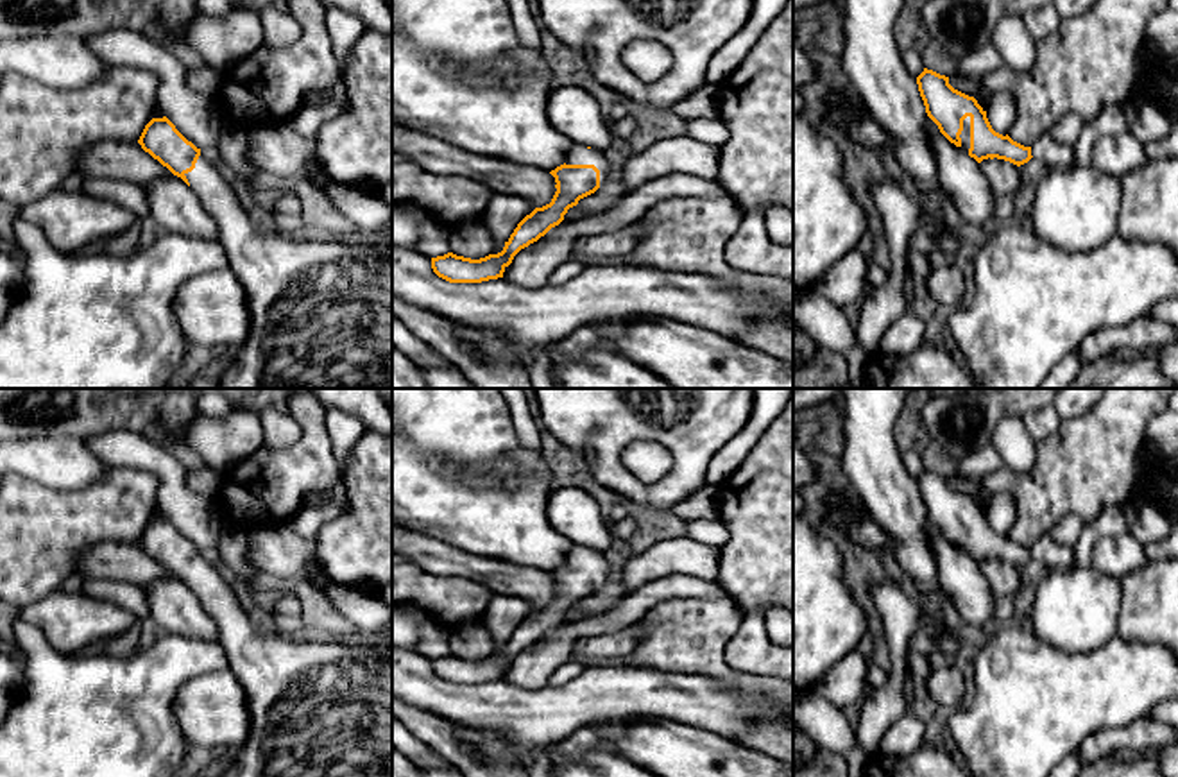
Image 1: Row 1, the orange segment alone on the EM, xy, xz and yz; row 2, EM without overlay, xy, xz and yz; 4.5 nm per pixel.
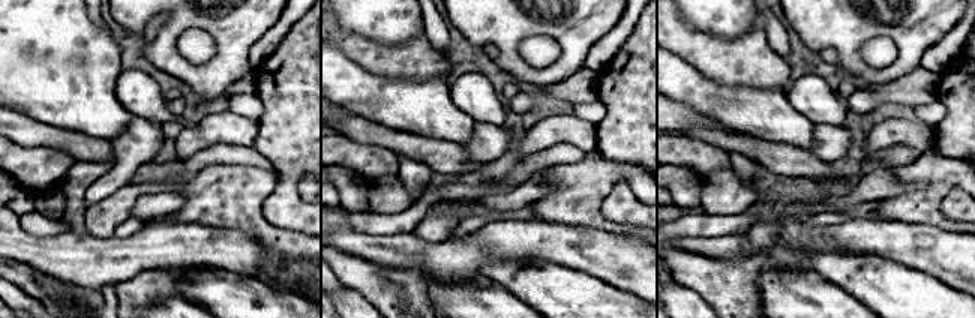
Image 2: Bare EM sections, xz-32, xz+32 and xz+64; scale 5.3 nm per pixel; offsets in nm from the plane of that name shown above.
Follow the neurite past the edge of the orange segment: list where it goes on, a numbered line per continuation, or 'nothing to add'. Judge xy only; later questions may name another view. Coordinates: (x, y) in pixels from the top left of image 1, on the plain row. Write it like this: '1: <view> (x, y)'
1: xy (317, 709)

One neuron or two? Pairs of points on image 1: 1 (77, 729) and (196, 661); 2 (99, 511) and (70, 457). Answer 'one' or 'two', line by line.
1: one
2: two

